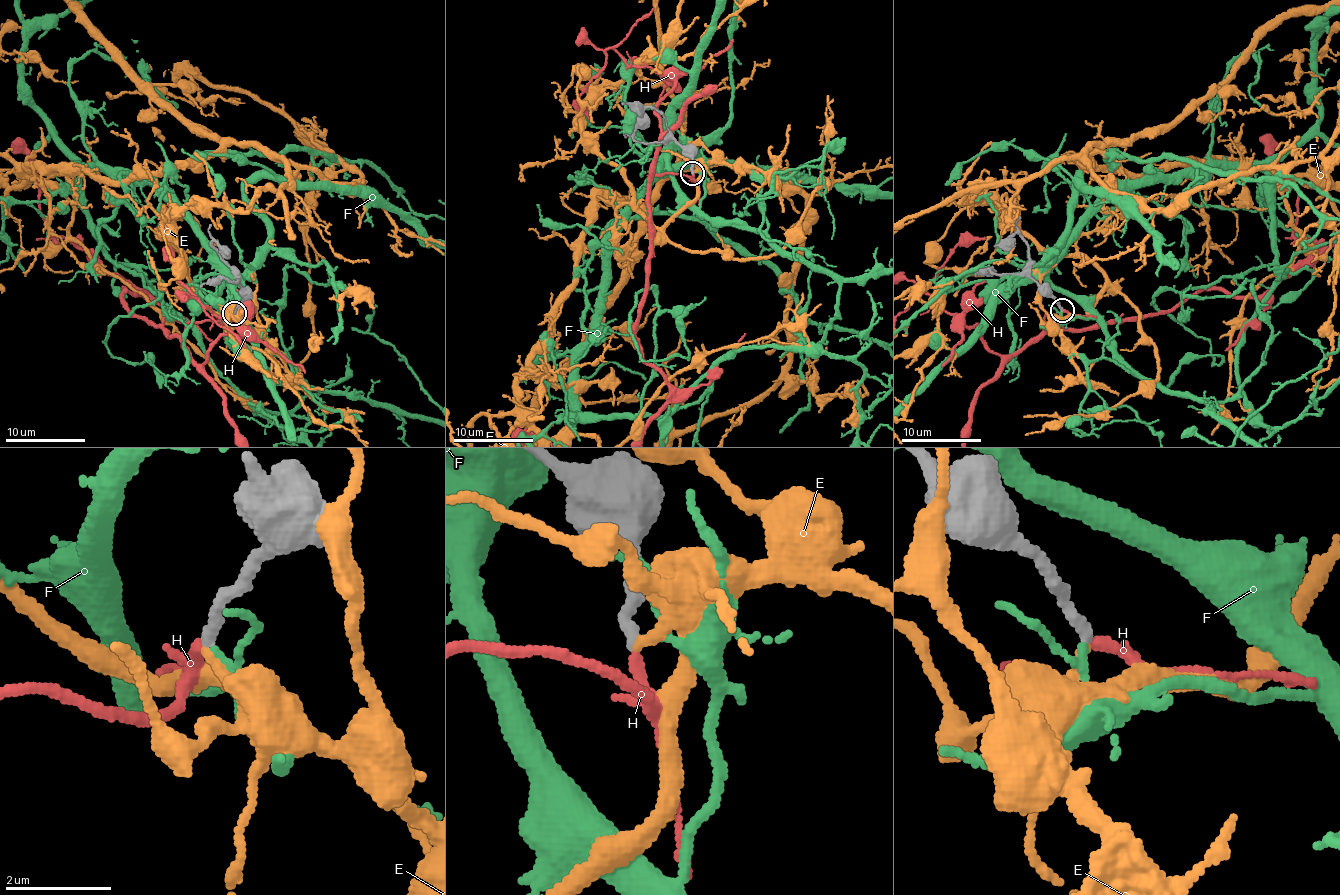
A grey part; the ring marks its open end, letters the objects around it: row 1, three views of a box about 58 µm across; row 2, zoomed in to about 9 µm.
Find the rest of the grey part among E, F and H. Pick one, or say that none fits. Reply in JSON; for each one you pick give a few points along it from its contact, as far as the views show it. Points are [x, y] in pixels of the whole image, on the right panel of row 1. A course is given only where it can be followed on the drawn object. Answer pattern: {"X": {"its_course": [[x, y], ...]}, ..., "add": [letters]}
{"add": ["H"]}

